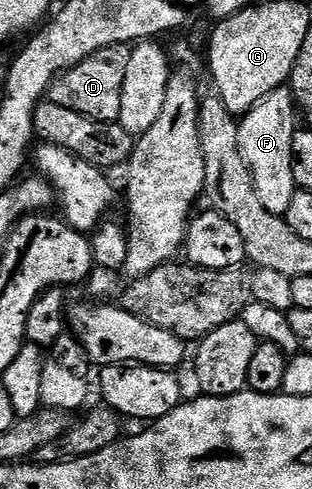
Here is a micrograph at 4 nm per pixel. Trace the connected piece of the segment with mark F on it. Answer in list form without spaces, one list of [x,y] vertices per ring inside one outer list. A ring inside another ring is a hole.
[[[289,89],[274,90],[260,104],[256,104],[238,122],[239,144],[243,158],[250,169],[251,178],[254,181],[255,194],[260,198],[263,208],[268,213],[285,216],[288,212],[288,204],[292,204],[292,196],[295,192],[295,184],[292,180],[292,136],[296,129],[296,107],[294,96]]]

